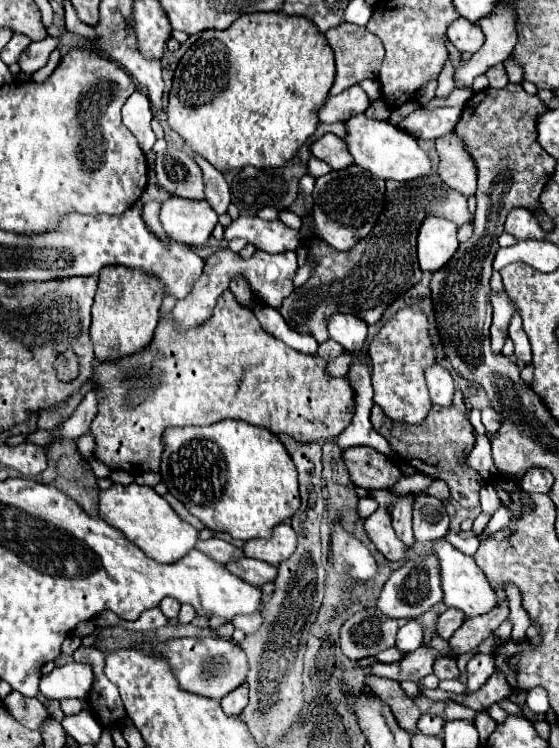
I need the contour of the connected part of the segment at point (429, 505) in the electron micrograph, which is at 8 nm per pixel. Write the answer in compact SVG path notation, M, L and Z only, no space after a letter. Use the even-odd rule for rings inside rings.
M419 494L415 498L415 508L413 508L415 538L419 542L431 542L443 538L447 530L449 530L449 516L441 500L429 494Z

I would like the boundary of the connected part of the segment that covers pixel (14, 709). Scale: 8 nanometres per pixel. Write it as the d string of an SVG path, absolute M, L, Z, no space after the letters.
M15 690L5 698L5 706L13 714L13 718L17 718L17 722L31 730L41 730L41 726L49 718L49 712L39 698L25 698Z

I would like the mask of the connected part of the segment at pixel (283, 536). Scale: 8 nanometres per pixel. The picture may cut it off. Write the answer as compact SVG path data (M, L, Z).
M287 522L277 524L271 538L249 540L243 546L245 556L263 560L271 566L279 566L283 560L287 560L293 554L293 550L295 550L295 532L293 532L291 524L287 524Z

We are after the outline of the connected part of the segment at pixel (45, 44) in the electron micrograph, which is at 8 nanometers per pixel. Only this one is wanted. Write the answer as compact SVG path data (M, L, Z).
M45 38L45 40L39 40L39 42L31 42L27 46L27 50L21 54L19 58L19 66L23 72L27 74L33 74L37 72L39 68L43 68L49 60L49 54L57 48L57 40L55 38Z

